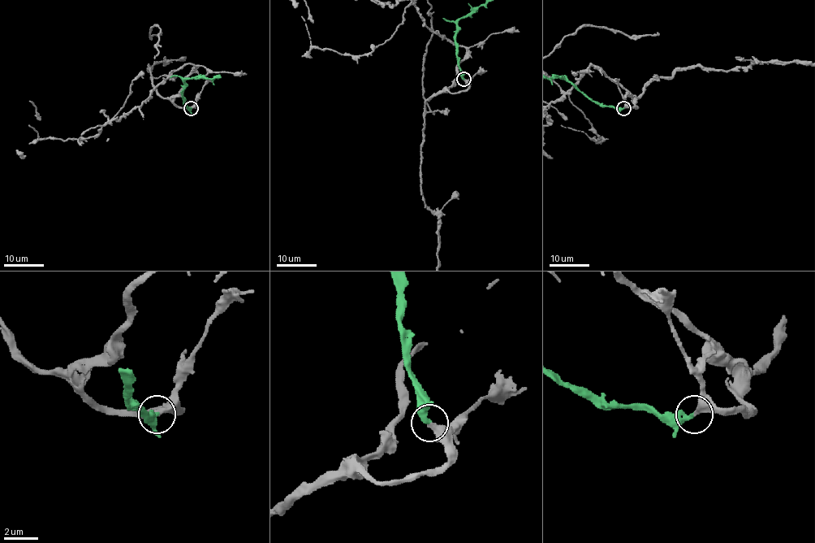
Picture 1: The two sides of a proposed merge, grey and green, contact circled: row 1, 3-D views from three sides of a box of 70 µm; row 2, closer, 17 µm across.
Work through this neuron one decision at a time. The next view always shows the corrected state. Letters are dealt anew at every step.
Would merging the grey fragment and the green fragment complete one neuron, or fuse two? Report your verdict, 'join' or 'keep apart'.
join

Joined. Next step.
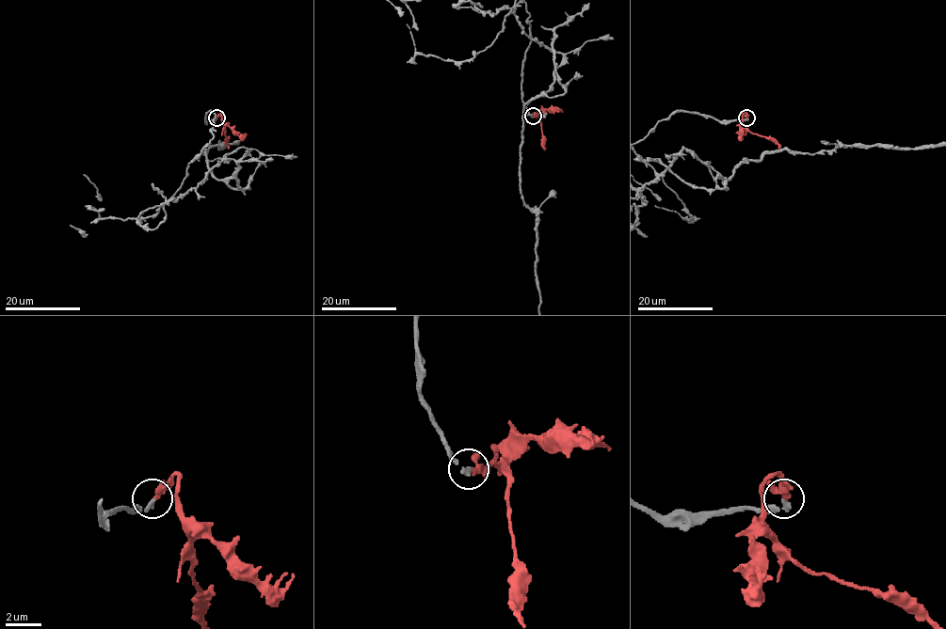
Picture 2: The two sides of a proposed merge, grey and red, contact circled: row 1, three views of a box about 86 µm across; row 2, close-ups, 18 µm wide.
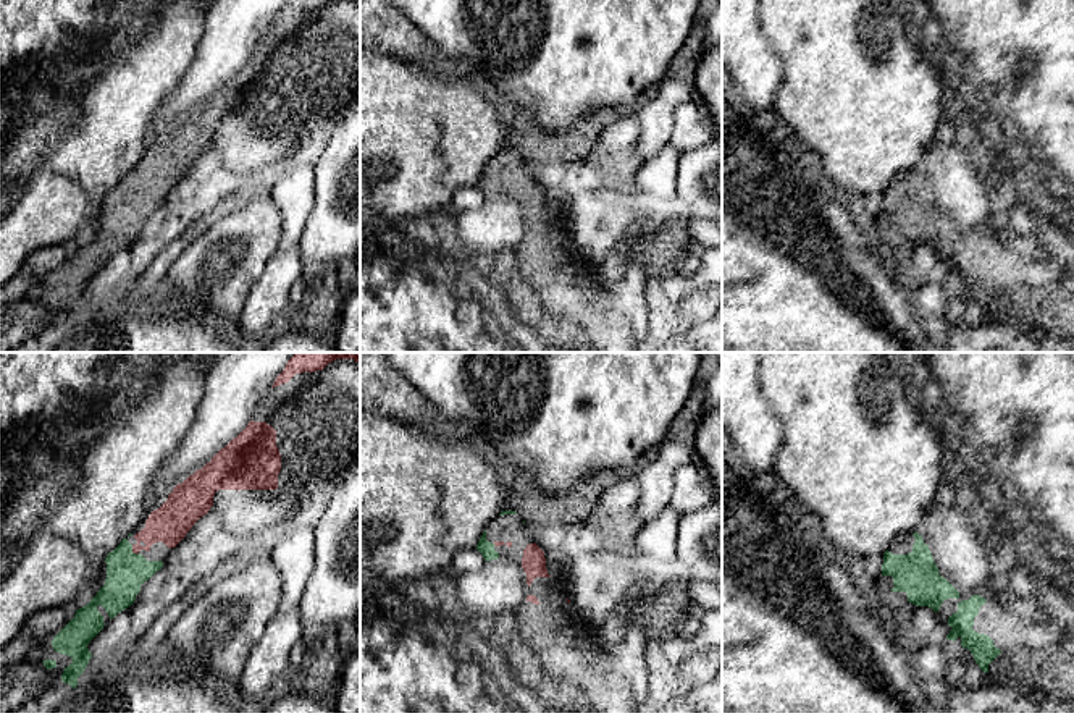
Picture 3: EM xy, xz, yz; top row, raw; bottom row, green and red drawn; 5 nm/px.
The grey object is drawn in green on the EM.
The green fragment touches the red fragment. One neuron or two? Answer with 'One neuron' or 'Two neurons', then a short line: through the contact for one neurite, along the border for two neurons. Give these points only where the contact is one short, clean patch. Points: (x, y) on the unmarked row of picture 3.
One neuron. Line: xy (126, 209), (126, 194), (131, 188), (146, 173), (172, 159)

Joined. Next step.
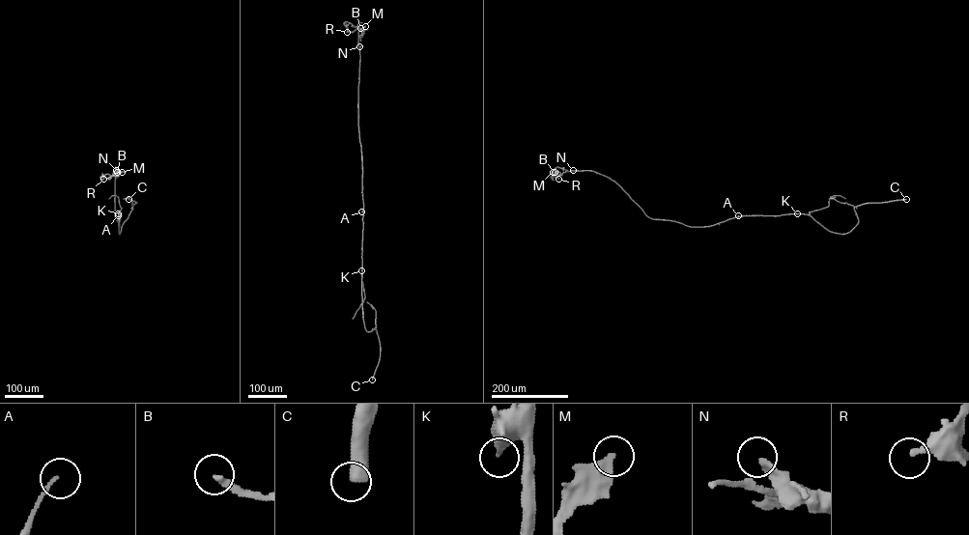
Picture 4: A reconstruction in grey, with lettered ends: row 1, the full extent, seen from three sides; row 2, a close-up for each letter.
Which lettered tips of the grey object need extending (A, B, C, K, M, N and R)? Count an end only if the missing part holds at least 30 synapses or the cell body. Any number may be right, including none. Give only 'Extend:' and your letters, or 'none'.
Extend: B, M

